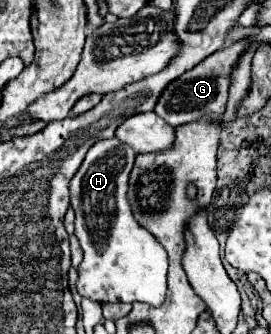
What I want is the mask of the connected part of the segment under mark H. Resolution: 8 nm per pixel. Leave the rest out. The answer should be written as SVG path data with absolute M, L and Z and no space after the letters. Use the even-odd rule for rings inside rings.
M120 140L96 142L70 182L72 208L76 212L76 236L84 260L78 266L78 292L98 302L146 302L160 306L166 298L168 254L158 240L132 216L126 200L128 176L136 152Z

